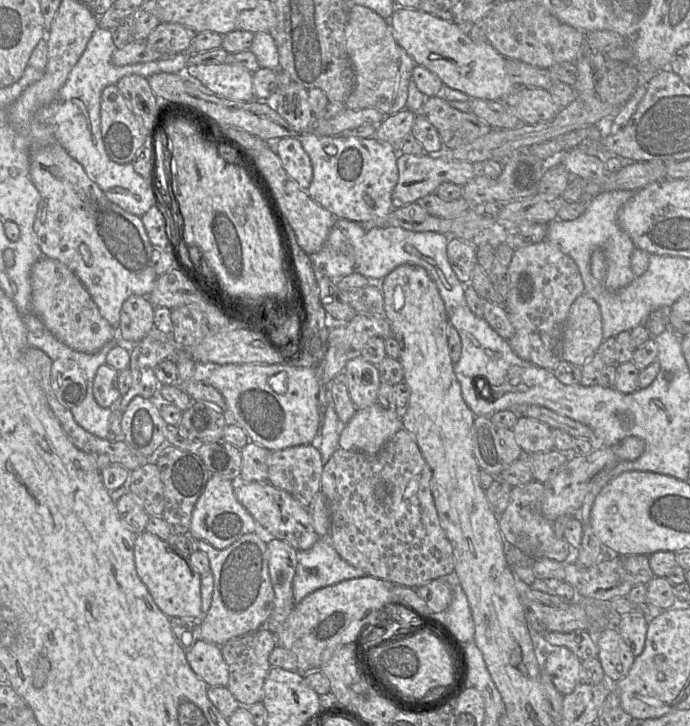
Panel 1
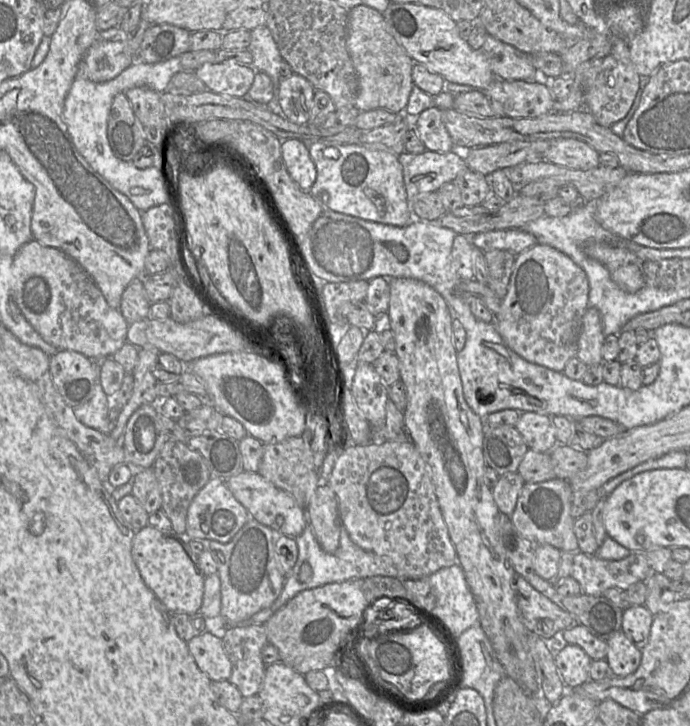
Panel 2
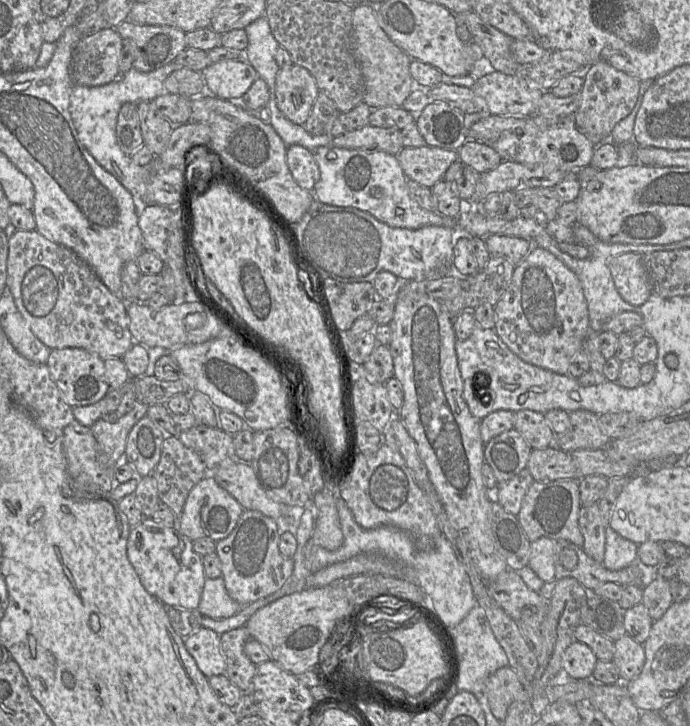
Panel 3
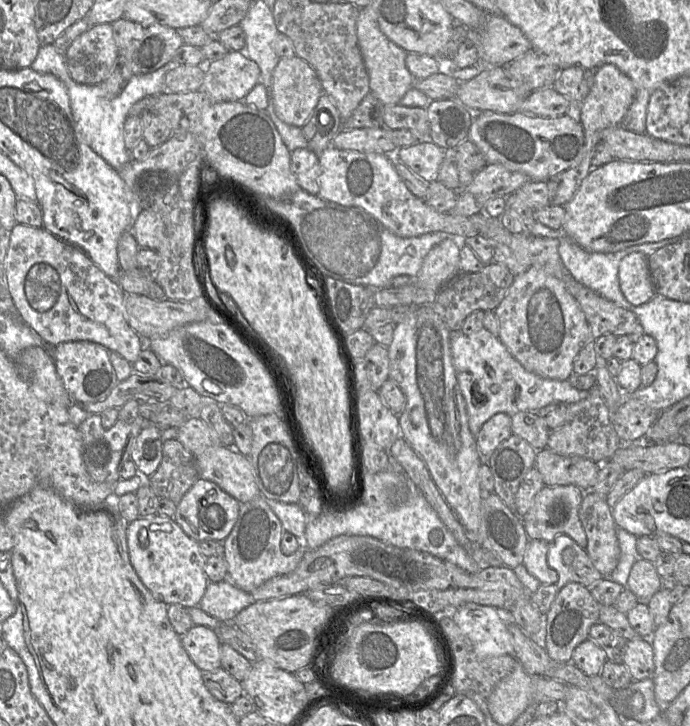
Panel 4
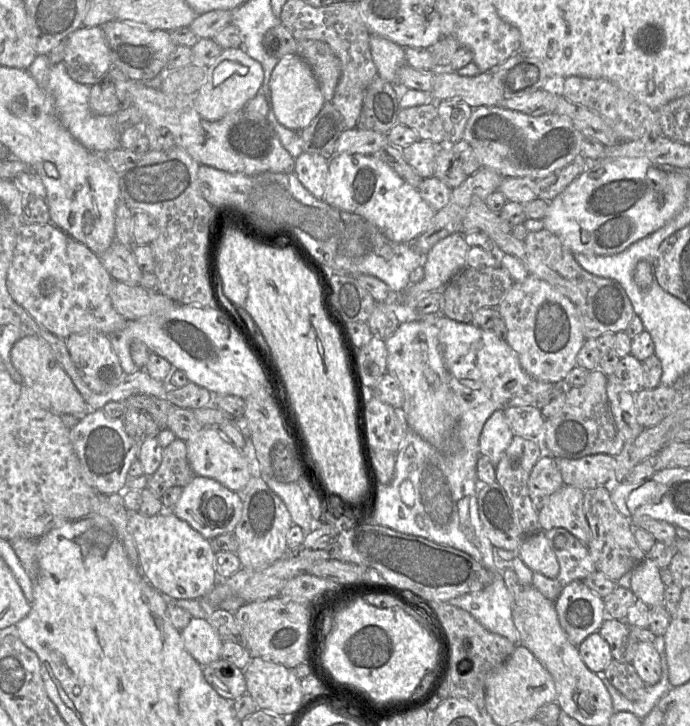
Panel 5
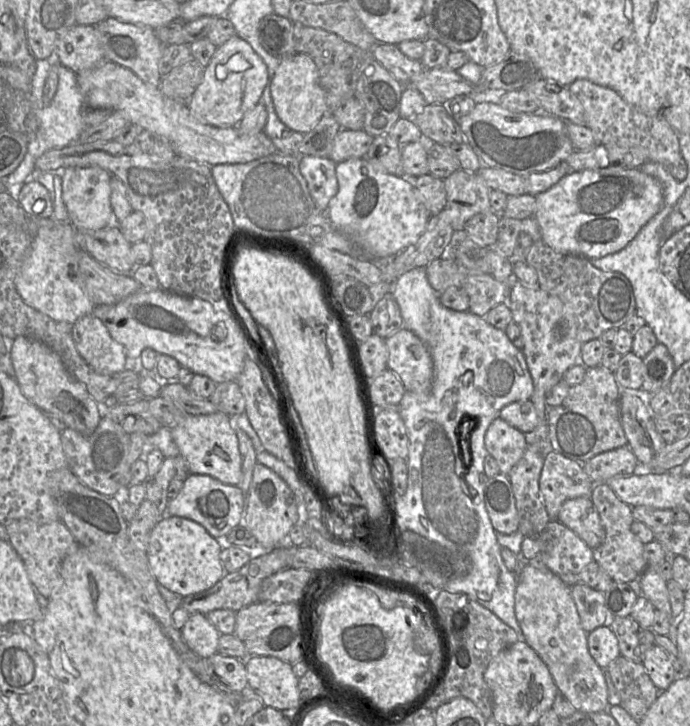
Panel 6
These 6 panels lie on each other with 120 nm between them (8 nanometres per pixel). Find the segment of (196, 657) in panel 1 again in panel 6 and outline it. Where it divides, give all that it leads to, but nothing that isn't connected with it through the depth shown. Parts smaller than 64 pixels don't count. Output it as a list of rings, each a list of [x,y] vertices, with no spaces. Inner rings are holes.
[[[190,614],[180,632],[186,645],[199,657],[207,659],[218,652],[220,633],[206,615]]]

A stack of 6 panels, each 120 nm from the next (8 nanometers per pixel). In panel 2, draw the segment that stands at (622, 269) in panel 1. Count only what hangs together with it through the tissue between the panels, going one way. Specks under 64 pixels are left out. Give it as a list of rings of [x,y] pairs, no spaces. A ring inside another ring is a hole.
[[[586,202],[585,206],[580,208],[579,210],[576,211],[572,211],[569,215],[564,216],[564,217],[552,217],[552,216],[547,216],[547,215],[543,215],[533,221],[528,222],[526,225],[524,225],[521,229],[524,229],[525,231],[531,233],[532,235],[535,236],[537,243],[539,244],[546,244],[549,245],[555,249],[557,249],[558,251],[562,252],[563,254],[567,255],[575,264],[578,263],[579,265],[583,266],[583,257],[581,255],[581,251],[583,251],[583,243],[586,242],[587,240],[597,240],[600,242],[605,242],[605,243],[614,243],[616,242],[616,240],[623,240],[623,239],[617,239],[617,237],[613,236],[609,231],[605,230],[596,220],[595,216],[594,216],[594,202]]]

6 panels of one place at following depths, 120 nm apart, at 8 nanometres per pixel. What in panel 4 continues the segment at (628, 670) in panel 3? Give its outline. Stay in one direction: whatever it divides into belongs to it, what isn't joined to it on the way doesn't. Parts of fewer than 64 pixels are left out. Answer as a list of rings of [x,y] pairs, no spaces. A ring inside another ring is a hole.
[[[635,639],[626,643],[623,664],[627,666],[634,681],[652,678],[655,664],[650,639]]]

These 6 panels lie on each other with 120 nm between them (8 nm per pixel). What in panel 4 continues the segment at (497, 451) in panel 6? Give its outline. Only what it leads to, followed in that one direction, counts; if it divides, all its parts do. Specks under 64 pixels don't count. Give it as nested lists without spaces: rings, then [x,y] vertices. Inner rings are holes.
[[[500,412],[493,415],[481,427],[476,436],[477,447],[484,461],[497,446],[512,434],[511,416]]]

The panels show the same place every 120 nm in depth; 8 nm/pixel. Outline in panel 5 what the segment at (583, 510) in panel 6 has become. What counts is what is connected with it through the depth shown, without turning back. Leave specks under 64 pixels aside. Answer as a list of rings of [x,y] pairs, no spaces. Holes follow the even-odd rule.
[[[563,485],[552,493],[538,511],[540,530],[564,528],[584,545],[591,539],[591,530],[583,511],[584,491]]]

